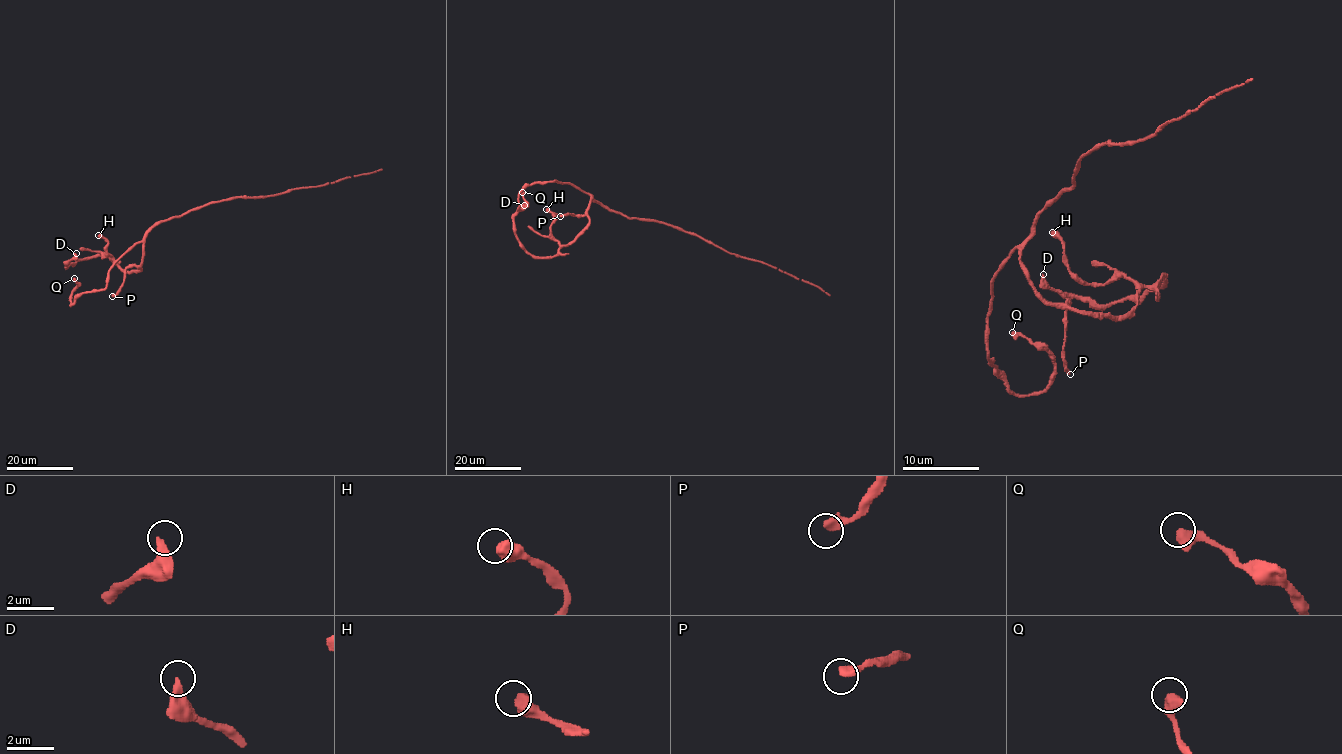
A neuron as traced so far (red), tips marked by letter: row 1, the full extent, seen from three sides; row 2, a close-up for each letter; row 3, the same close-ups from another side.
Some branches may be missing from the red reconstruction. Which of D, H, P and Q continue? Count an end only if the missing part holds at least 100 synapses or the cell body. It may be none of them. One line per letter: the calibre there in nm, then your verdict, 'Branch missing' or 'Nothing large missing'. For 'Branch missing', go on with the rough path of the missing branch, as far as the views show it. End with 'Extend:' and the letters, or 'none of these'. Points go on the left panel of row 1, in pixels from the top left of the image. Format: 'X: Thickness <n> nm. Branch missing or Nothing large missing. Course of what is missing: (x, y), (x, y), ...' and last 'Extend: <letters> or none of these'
D: Thickness 400 nm. Nothing large missing
H: Thickness 600 nm. Nothing large missing
P: Thickness 360 nm. Nothing large missing
Q: Thickness 550 nm. Nothing large missing
Extend: none of these

